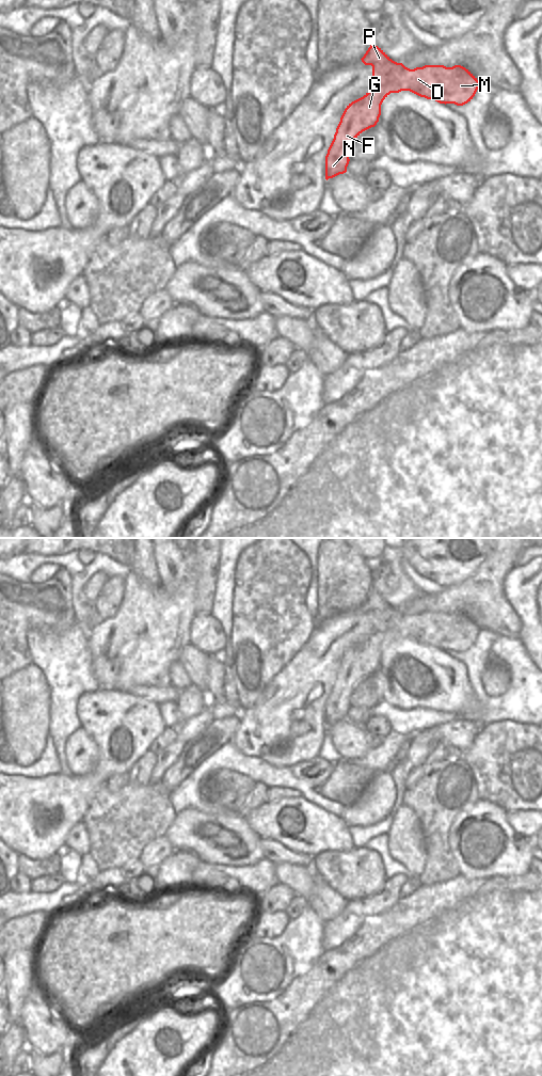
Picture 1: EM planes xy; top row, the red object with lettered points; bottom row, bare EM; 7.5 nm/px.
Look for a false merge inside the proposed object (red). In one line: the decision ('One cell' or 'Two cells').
One cell.

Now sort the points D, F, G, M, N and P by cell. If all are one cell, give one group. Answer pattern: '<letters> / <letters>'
D F G M N P

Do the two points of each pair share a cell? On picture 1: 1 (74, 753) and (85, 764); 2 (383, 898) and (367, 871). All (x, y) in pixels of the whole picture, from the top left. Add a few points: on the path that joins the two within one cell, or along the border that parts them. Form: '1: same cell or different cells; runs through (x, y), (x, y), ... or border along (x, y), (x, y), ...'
1: same cell; runs through (77, 756), (82, 761)
2: different cells; border along (387, 879), (375, 895), (355, 900)

